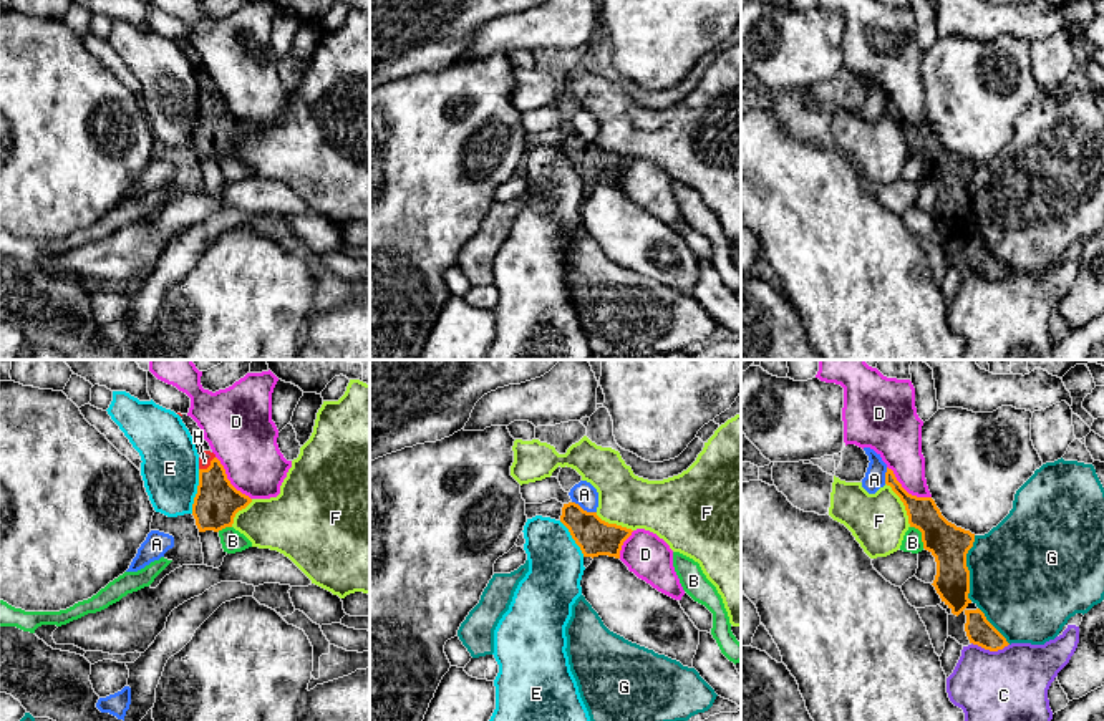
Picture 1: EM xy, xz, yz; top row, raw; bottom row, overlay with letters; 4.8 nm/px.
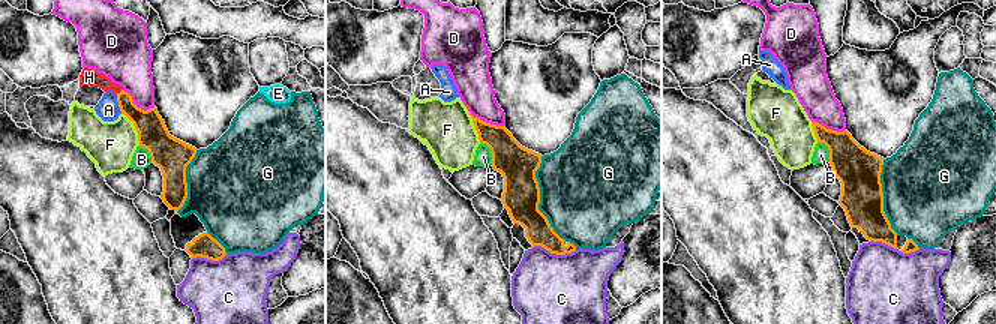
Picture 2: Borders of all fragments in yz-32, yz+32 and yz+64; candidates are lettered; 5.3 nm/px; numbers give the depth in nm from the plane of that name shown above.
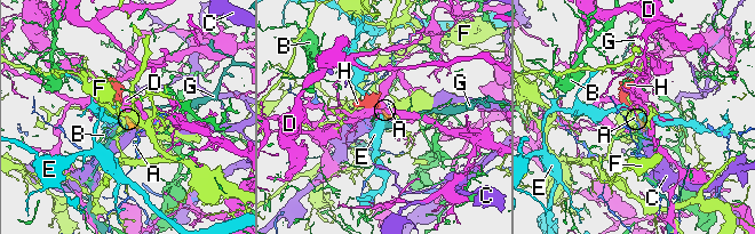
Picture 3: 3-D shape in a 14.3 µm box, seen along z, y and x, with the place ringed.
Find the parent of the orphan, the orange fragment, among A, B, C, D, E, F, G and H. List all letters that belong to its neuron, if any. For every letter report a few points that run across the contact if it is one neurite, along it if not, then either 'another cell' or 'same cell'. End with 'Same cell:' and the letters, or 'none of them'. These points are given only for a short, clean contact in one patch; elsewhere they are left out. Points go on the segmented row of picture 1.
A: line xz (572, 501), (595, 512); another cell
B: line yz (910, 526), (920, 532), (924, 547); another cell
C: another cell
D: another cell
E: line xy (199, 469), (199, 484), (191, 512); another cell
F: line yz (886, 483), (902, 503), (910, 526); another cell
G: another cell
H: line xy (217, 501), (209, 466), (204, 461); same cell
Same cell: H

